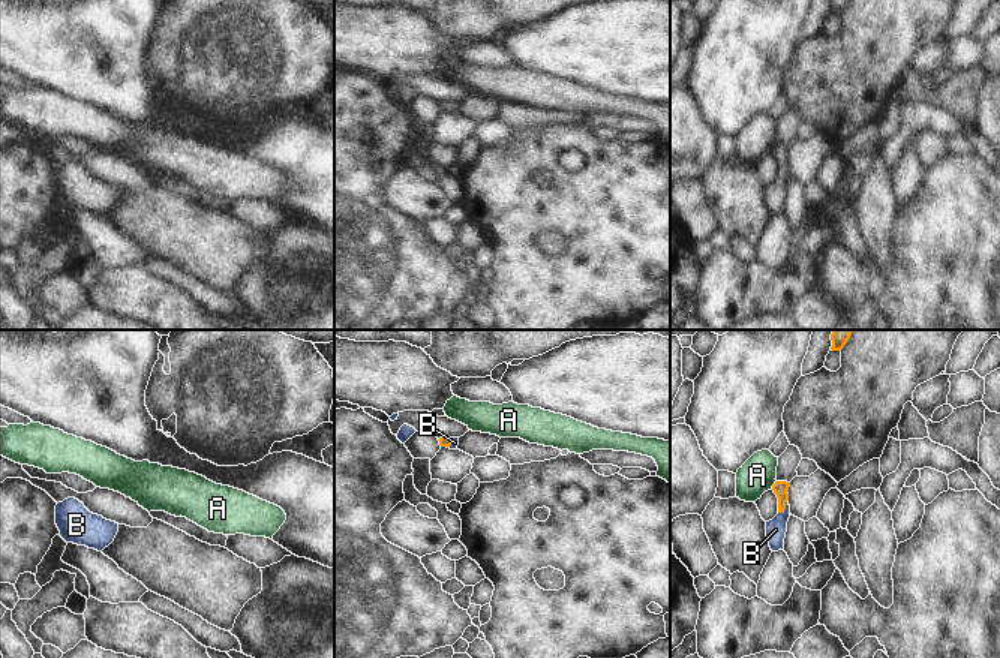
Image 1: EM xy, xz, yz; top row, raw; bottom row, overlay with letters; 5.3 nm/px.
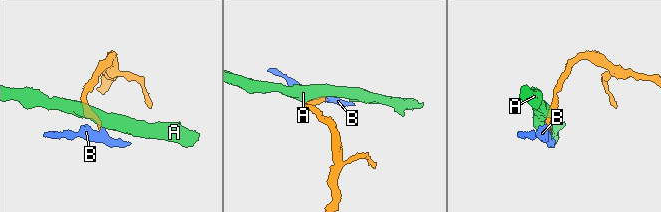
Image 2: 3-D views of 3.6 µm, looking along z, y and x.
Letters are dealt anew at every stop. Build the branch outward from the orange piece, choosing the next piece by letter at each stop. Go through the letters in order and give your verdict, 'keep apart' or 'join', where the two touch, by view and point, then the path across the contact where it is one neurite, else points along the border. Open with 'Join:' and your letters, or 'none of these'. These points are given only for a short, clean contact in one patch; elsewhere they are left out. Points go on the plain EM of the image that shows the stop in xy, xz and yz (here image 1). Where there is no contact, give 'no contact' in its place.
Join: B
A: keep apart; meets orange in yz at (774, 149); border along yz (775, 144), (771, 152)
B: join; meets orange in yz at (784, 171); runs through yz (780, 152), (784, 171), (775, 194)

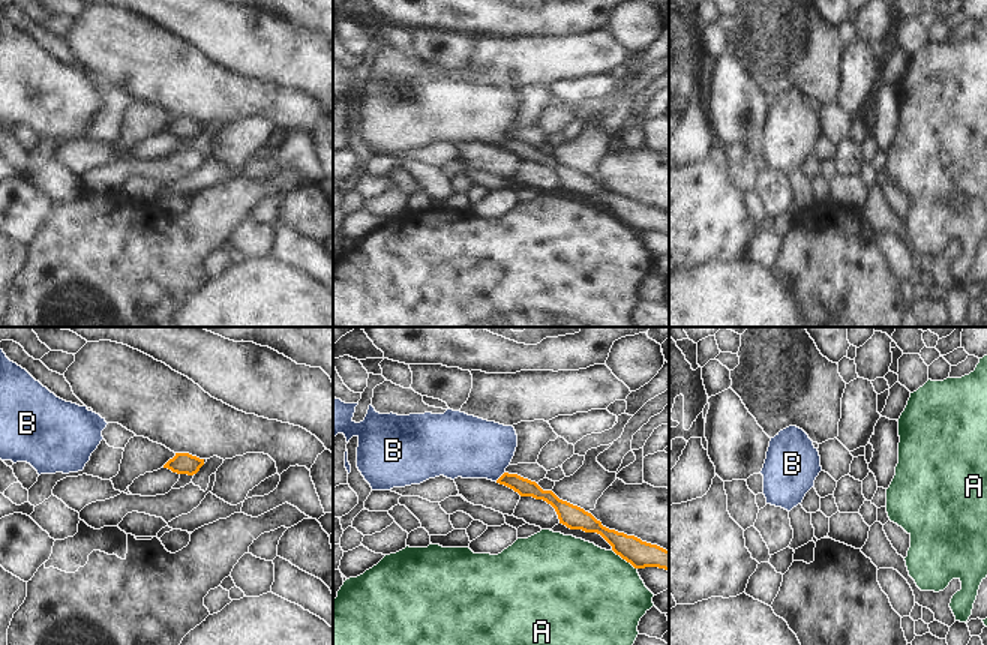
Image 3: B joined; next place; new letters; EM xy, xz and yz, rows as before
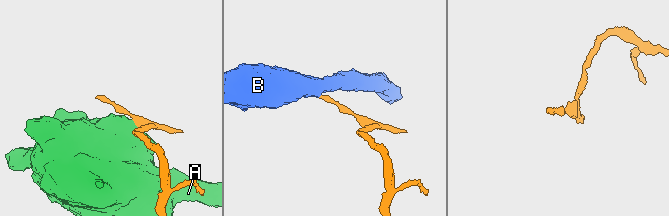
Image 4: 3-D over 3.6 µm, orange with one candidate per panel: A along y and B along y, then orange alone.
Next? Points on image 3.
Join: B
A: keep apart; meets orange in xz at (624, 222); border along xz (612, 213), (636, 233)
B: join; meets orange in xz at (501, 140); runs through xz (525, 152), (501, 140), (477, 116), (465, 110)

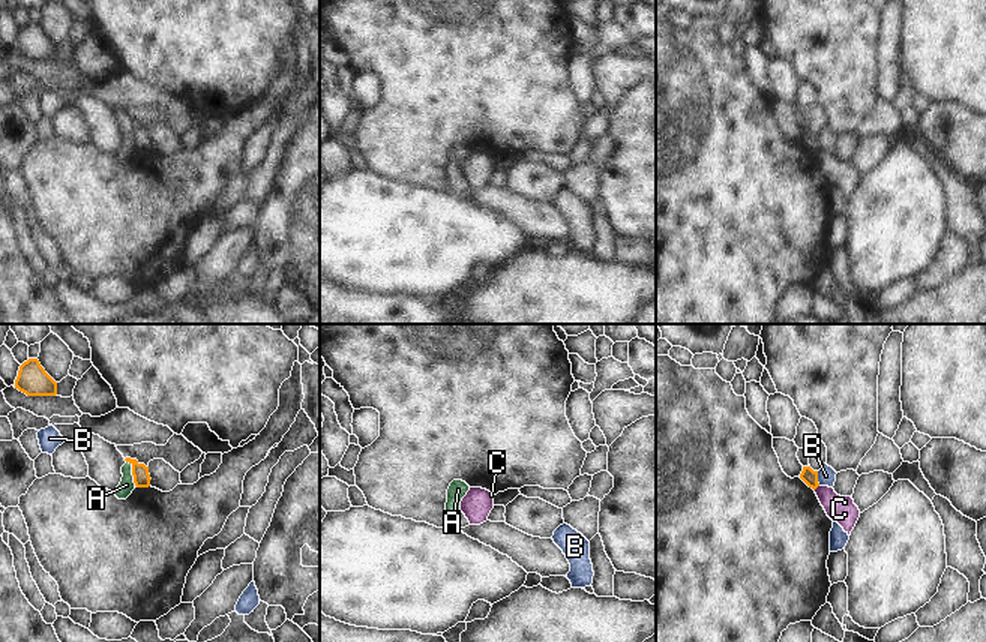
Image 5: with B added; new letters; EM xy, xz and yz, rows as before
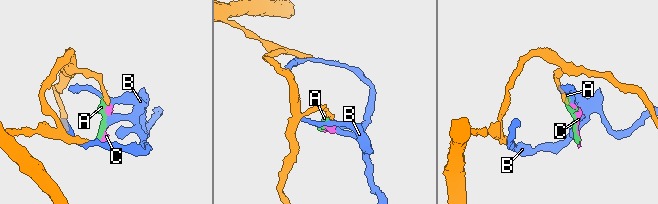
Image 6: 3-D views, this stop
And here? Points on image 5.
Join: none of these
A: keep apart; meets orange in xy at (132, 137); border along xy (126, 125), (131, 129), (135, 149)
B: keep apart; meets orange in yz at (817, 143); border along yz (817, 135), (820, 149)
C: keep apart; meets orange in yz at (815, 152); border along yz (818, 149), (814, 153)

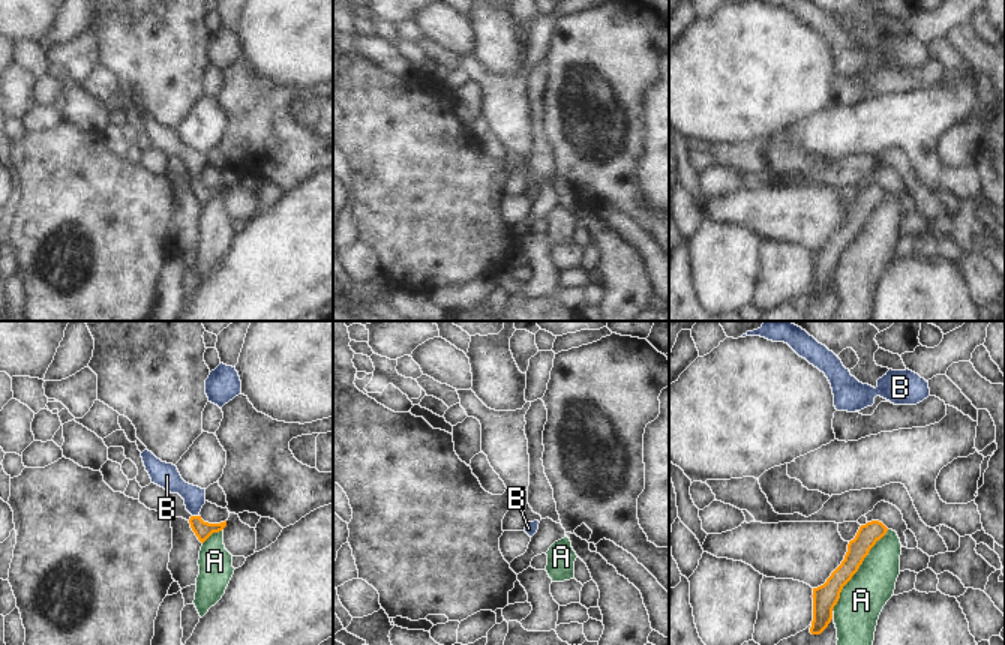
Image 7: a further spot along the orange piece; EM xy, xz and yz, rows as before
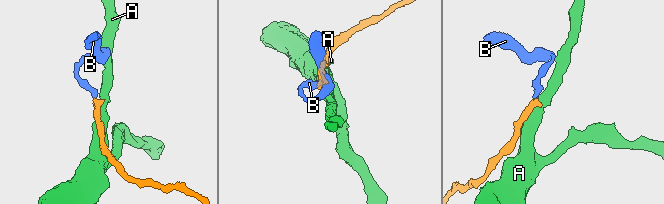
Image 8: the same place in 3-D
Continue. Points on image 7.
Join: B
A: keep apart; meets orange in yz at (857, 234)
B: join; meets orange in xy at (195, 180); runs through xy (203, 194), (197, 188), (195, 180), (194, 165), (170, 143)

